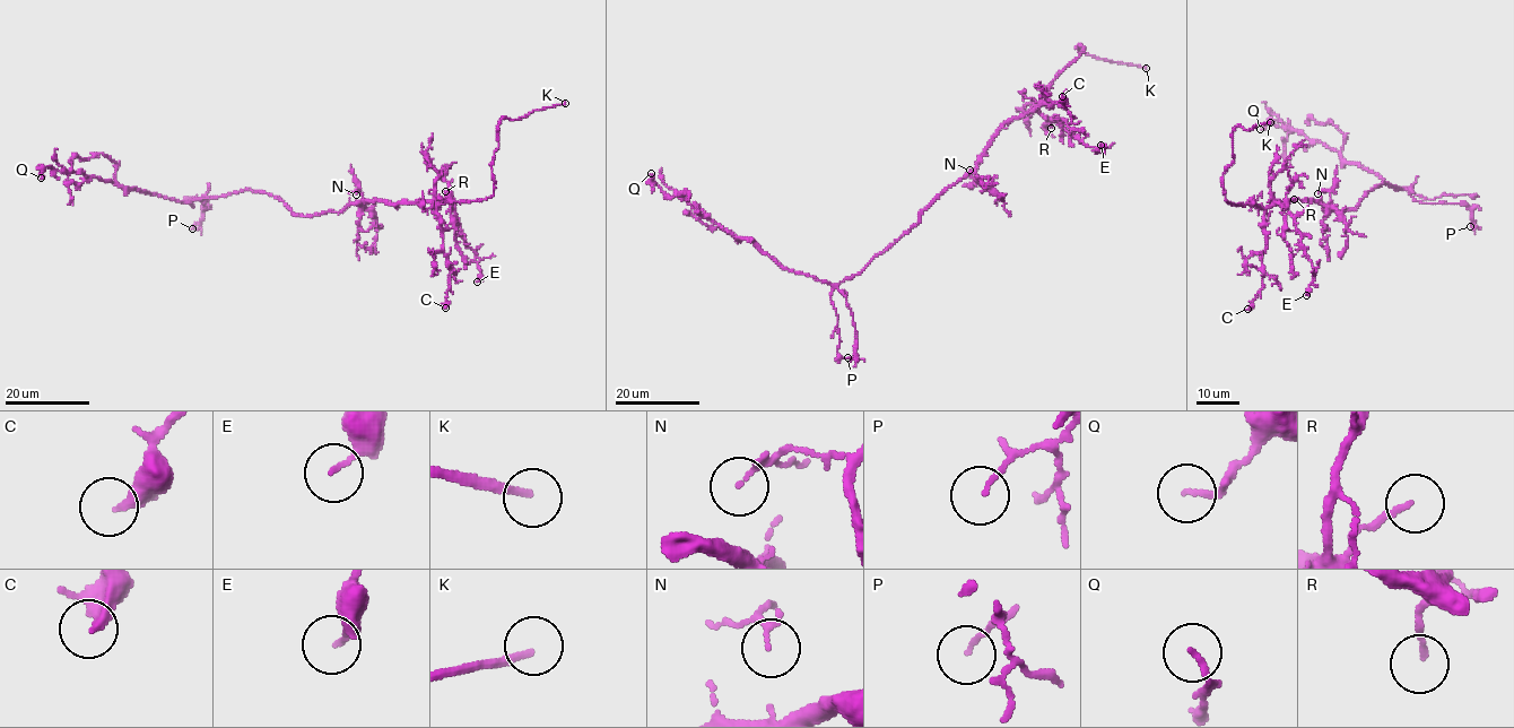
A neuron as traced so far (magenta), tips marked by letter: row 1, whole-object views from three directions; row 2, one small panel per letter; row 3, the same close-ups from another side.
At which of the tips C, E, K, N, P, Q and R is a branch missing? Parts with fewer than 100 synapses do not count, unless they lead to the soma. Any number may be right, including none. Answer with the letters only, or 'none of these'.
K

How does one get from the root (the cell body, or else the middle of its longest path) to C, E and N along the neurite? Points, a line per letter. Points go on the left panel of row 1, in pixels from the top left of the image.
C: (316, 215), (340, 211), (362, 201), (432, 202), (440, 219), (442, 251), (451, 269), (445, 308)
E: (316, 215), (340, 211), (362, 201), (440, 199), (454, 211), (463, 243), (476, 254), (477, 282)
N: (316, 215), (362, 204), (360, 192), (356, 190), (356, 194)

